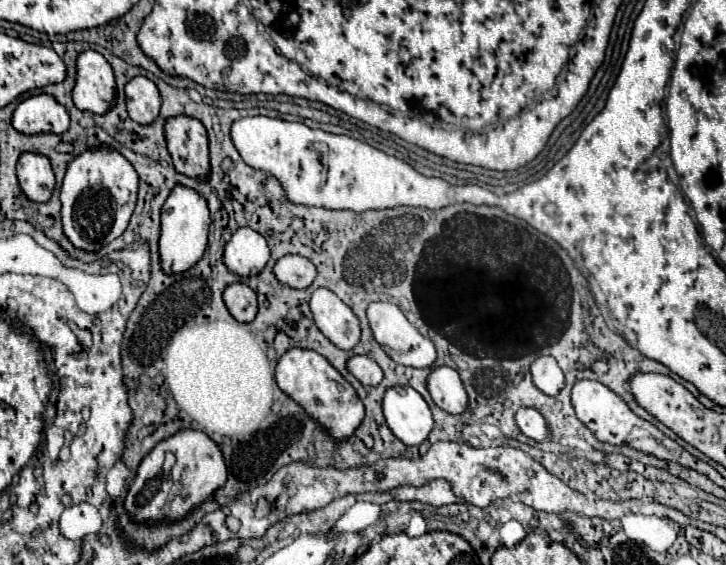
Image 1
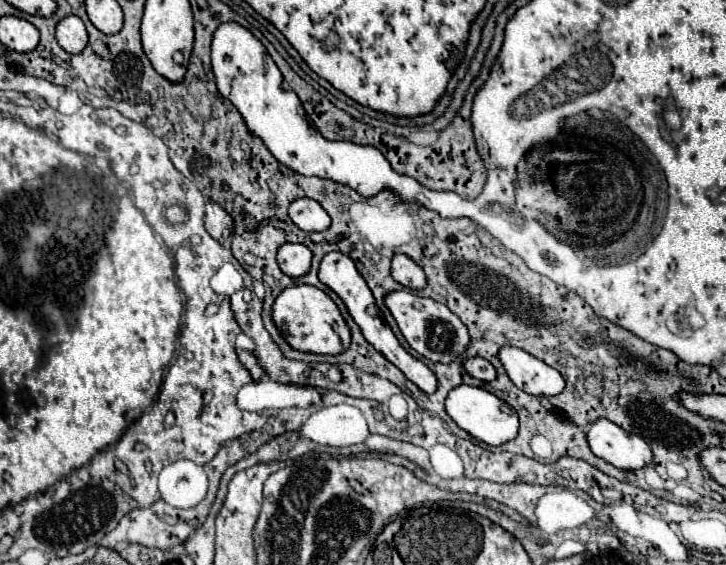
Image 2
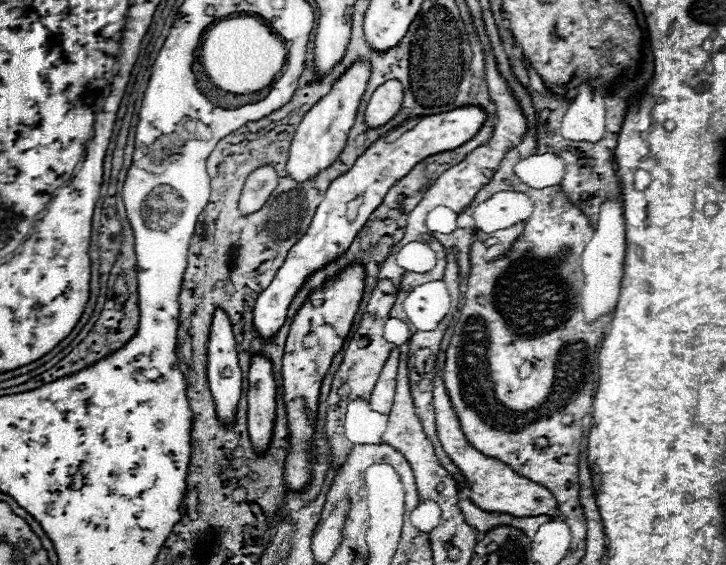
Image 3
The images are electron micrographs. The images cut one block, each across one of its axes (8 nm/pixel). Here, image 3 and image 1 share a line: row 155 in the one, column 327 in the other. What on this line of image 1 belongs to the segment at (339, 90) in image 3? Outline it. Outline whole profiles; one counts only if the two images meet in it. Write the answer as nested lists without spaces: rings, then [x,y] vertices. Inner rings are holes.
[[[328,288],[312,294],[310,310],[318,330],[338,348],[352,350],[360,340],[360,324],[354,312]]]

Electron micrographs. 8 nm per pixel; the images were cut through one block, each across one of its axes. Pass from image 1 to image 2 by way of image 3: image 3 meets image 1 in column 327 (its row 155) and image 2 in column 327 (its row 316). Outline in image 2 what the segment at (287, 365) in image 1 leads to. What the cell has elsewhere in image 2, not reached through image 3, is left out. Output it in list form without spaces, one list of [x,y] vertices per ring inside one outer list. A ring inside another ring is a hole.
[[[328,252],[328,254],[322,258],[322,262],[320,262],[318,278],[320,278],[322,284],[326,284],[328,288],[332,288],[332,290],[342,298],[342,302],[346,304],[350,316],[352,316],[354,322],[360,326],[364,338],[366,338],[376,350],[380,350],[394,366],[398,366],[398,368],[404,372],[404,376],[406,376],[408,380],[412,380],[422,392],[426,392],[426,394],[436,392],[438,382],[436,382],[434,372],[432,372],[424,362],[420,362],[418,358],[414,358],[412,354],[408,354],[408,352],[400,346],[400,342],[398,342],[398,338],[394,336],[394,332],[390,330],[390,326],[382,322],[380,310],[378,310],[378,306],[376,306],[376,300],[374,300],[374,296],[372,296],[372,292],[370,292],[366,280],[362,278],[362,274],[356,270],[356,264],[354,264],[354,260],[352,260],[350,256],[342,254],[342,252]]]

